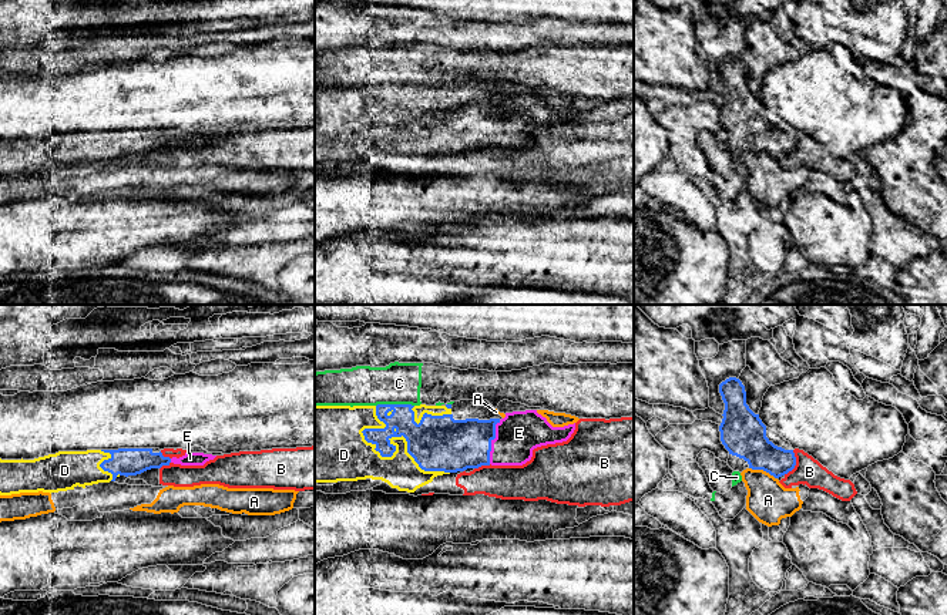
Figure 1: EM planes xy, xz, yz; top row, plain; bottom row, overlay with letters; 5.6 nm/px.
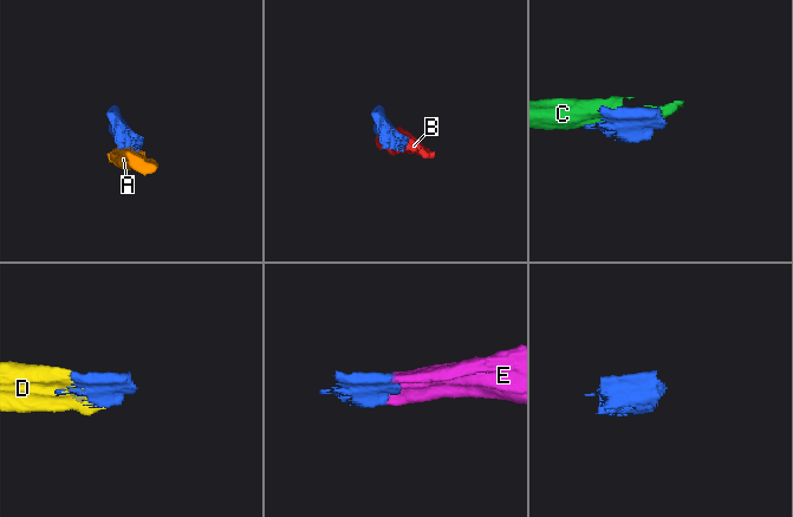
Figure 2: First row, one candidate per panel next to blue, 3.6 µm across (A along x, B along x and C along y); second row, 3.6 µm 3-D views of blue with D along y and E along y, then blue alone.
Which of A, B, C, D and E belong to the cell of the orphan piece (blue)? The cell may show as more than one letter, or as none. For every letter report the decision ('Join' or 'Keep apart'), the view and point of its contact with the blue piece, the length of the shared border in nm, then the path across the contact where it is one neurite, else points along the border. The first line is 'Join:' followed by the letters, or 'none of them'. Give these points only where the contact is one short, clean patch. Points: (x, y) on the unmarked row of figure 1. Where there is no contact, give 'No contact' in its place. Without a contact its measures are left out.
Join: D, E
A: Keep apart. Touches blue at yz (764, 151). Shared border 170 nm
B: Keep apart. Touches blue at yz (795, 145). Shared border 160 nm. Boundary: yz (793, 131), (795, 147), (783, 155)
C: Keep apart. Touches blue at xz (395, 86). Shared border 220 nm. Boundary: xz (413, 86), (376, 87)
D: Join. Touches blue at xz (395, 131). Shared border 550 nm
E: Join. Touches blue at xz (490, 123). Shared border 260 nm

